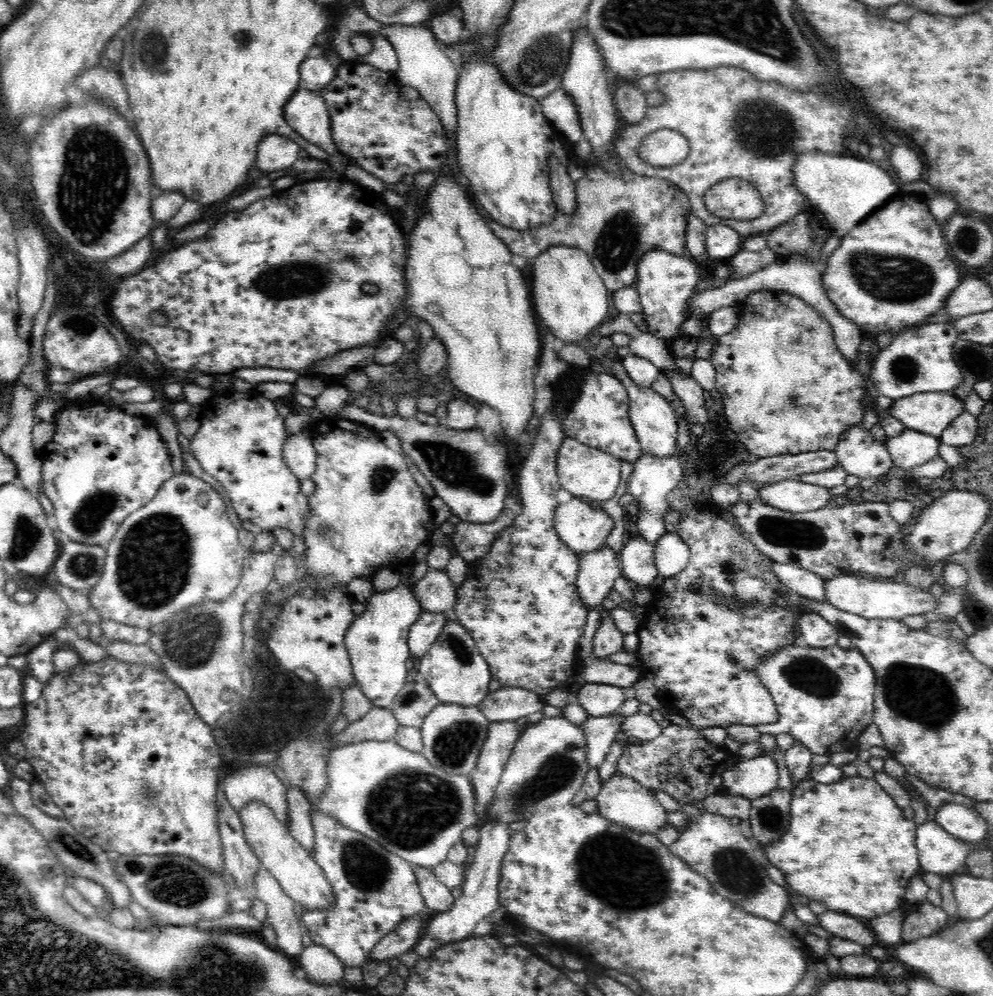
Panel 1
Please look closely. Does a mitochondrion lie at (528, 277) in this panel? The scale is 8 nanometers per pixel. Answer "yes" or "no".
no

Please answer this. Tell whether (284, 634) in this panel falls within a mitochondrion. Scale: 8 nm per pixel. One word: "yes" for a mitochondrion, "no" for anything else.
no

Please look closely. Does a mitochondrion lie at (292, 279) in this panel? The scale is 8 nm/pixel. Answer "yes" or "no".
yes

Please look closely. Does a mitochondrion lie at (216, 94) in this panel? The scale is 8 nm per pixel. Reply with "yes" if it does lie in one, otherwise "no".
no

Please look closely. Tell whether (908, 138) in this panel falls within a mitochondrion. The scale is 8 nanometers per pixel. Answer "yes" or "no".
no

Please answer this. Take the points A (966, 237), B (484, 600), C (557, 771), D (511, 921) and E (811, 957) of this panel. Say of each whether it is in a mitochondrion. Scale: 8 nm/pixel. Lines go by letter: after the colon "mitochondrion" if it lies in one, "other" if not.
A: mitochondrion
B: other
C: mitochondrion
D: other
E: other

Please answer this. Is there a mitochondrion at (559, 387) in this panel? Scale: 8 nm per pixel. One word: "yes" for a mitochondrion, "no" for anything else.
no

